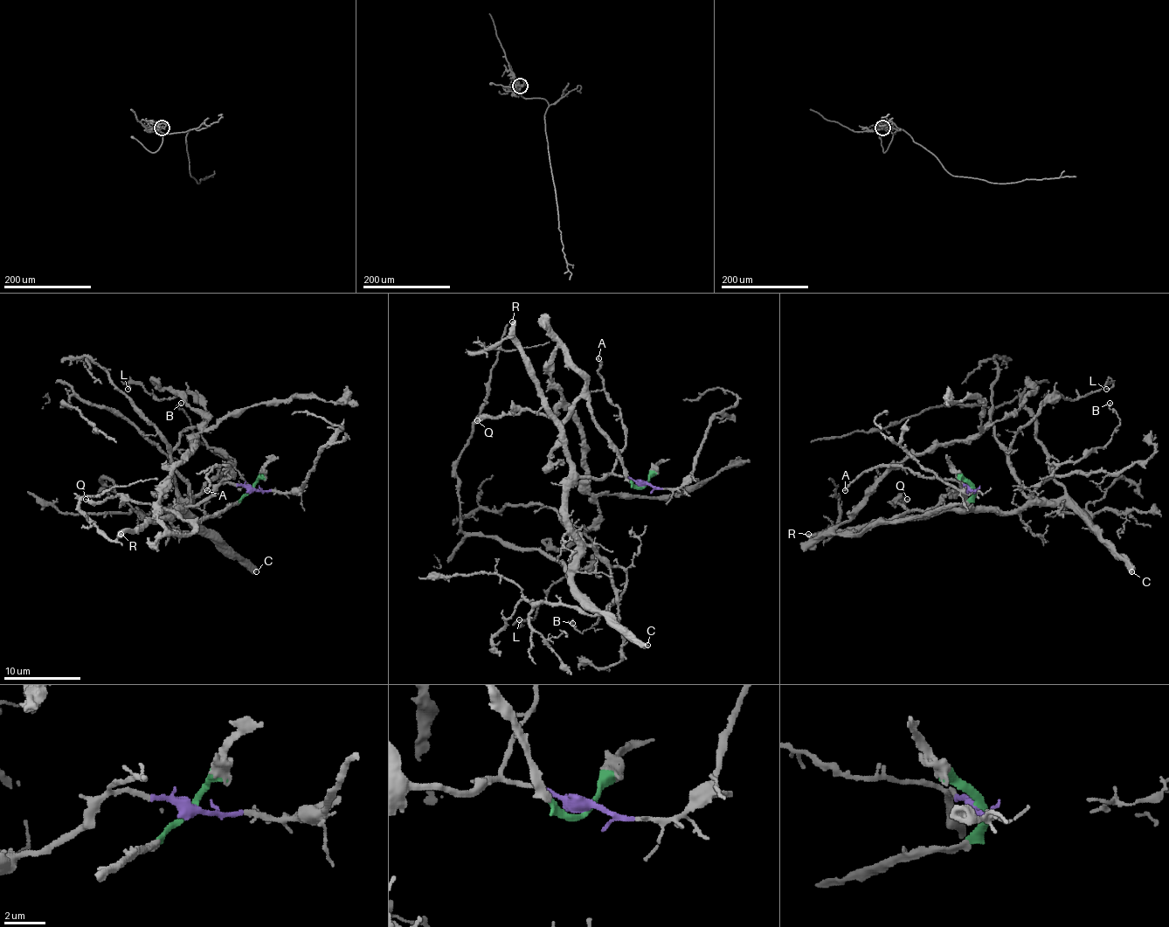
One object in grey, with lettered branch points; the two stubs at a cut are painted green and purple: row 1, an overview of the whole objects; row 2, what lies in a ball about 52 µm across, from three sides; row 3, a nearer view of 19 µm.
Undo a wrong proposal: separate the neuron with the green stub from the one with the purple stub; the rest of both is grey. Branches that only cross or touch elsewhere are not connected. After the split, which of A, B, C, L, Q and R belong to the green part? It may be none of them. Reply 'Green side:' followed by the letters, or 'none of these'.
Green side: Q

